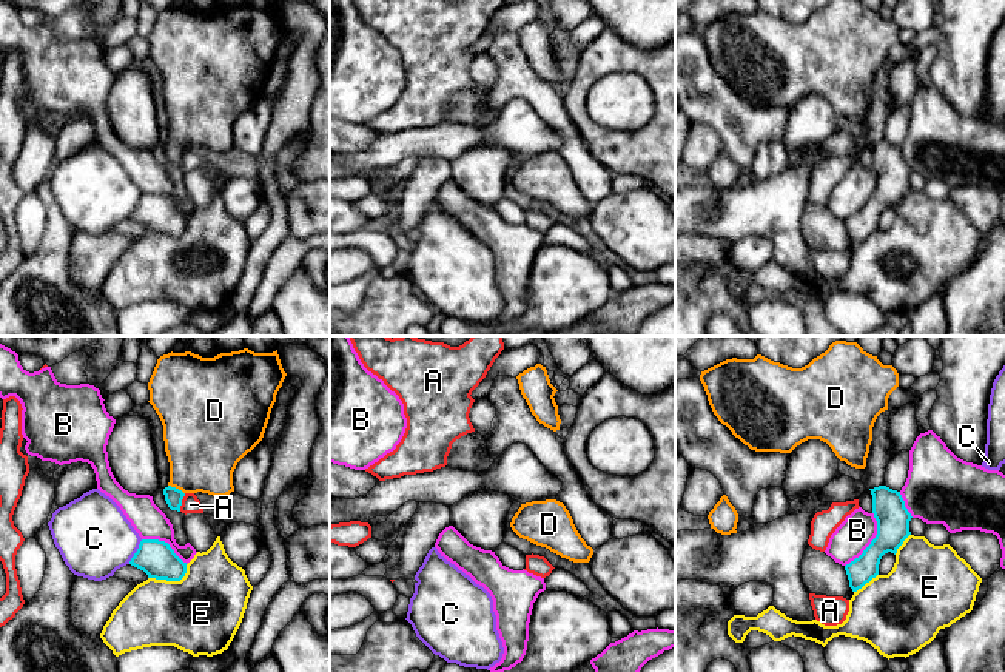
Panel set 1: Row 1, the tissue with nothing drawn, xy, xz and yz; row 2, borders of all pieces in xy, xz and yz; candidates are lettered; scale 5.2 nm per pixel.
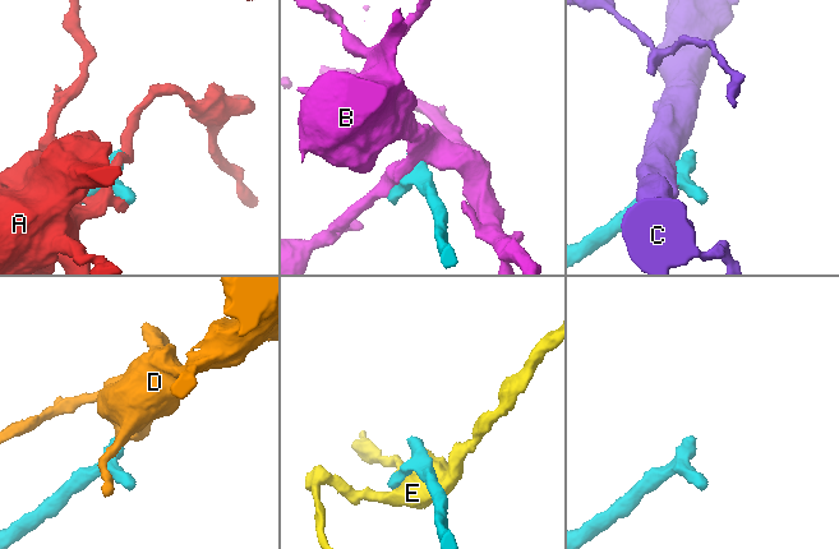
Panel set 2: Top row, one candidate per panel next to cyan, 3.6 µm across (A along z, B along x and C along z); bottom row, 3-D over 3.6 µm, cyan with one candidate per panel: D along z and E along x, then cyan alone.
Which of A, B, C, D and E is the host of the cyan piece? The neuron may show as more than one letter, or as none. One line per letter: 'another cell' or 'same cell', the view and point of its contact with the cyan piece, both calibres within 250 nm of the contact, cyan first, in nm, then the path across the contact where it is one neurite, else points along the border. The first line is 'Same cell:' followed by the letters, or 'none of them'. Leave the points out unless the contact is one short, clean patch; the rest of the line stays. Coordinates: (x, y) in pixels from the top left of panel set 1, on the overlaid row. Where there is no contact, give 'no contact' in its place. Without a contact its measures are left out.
Same cell: D
A: another cell; contact xy (181, 503); calibres 90 and 100 nm
B: another cell; contact yz (871, 541); calibres 180 and 180 nm
C: another cell; contact xy (136, 552); calibres 190 and 400 nm
D: same cell; contact xy (174, 487); calibres 90 and 380 nm; way xy (173, 497), (174, 487), (198, 463), (202, 449)
E: another cell; contact xy (171, 580); calibres 190 and 420 nm

